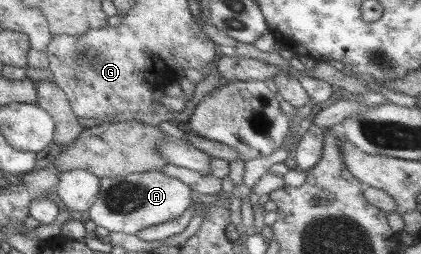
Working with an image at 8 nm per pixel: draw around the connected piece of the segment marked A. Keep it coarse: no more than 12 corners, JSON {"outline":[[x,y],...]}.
{"outline":[[156,171],[102,178],[89,220],[111,236],[178,219],[192,189]]}

